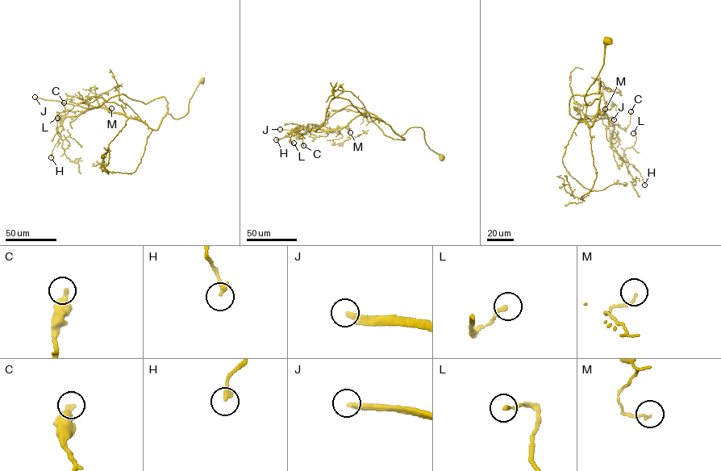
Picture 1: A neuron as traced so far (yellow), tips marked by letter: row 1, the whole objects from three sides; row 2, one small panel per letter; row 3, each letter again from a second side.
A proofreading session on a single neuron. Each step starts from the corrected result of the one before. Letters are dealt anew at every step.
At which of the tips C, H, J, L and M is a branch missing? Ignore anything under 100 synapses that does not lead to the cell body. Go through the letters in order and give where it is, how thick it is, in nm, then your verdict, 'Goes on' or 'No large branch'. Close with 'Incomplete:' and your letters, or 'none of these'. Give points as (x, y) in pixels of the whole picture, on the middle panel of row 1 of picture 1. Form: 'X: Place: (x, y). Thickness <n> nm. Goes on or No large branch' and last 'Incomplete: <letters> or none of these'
C: Place: (303, 145). Thickness 420 nm. No large branch
H: Place: (276, 139). Thickness 280 nm. No large branch
J: Place: (280, 129). Thickness 300 nm. Goes on
L: Place: (293, 143). Thickness 170 nm. No large branch
M: Place: (350, 132). Thickness 120 nm. No large branch
Incomplete: J

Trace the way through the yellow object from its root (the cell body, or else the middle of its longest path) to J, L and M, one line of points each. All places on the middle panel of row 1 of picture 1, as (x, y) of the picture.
J: (442, 156), (421, 127), (392, 139), (352, 106), (314, 127), (280, 129)
L: (442, 156), (421, 127), (400, 135), (367, 111), (339, 130), (298, 125), (293, 143)
M: (442, 156), (427, 144), (421, 127), (410, 127), (400, 135), (367, 111), (349, 122), (347, 125), (350, 132)

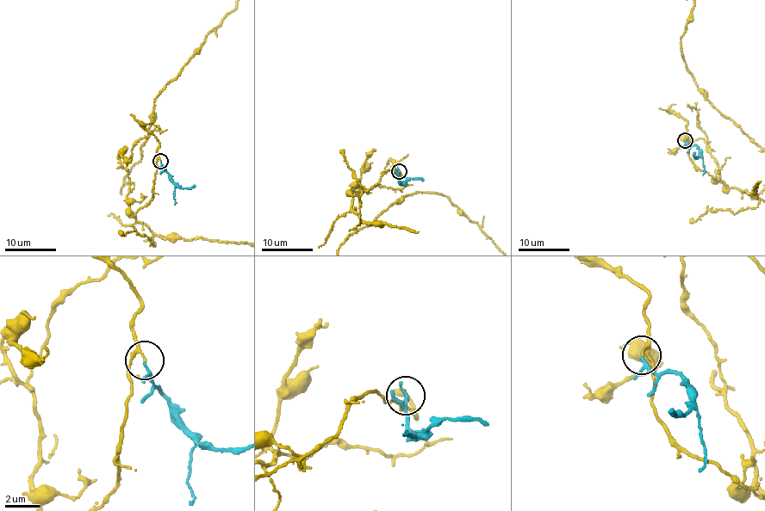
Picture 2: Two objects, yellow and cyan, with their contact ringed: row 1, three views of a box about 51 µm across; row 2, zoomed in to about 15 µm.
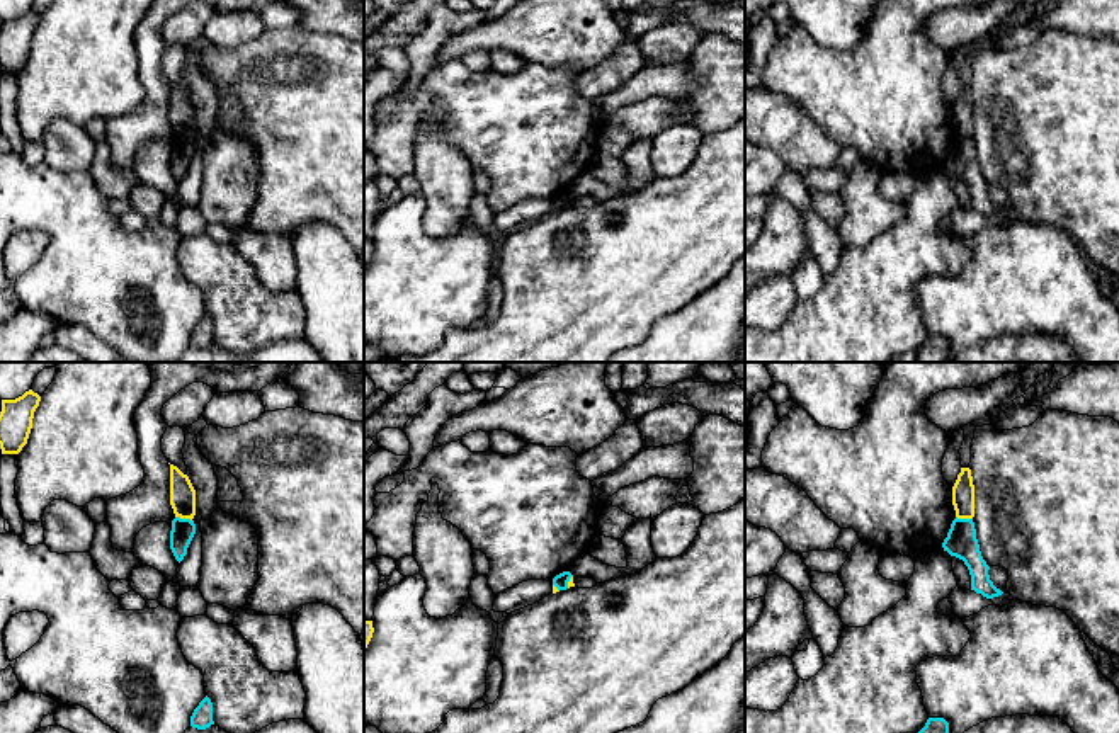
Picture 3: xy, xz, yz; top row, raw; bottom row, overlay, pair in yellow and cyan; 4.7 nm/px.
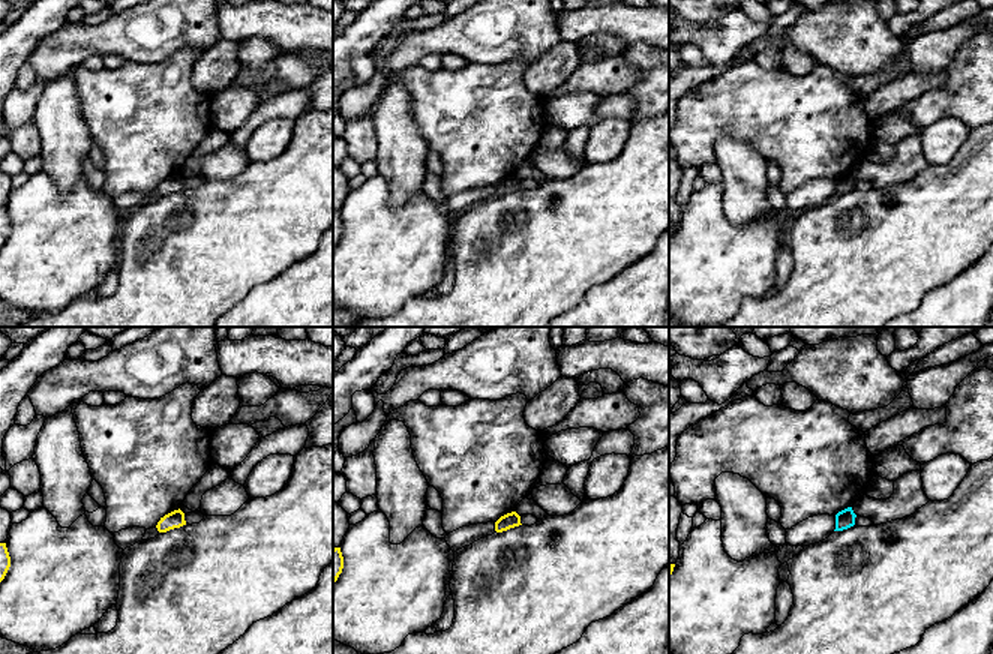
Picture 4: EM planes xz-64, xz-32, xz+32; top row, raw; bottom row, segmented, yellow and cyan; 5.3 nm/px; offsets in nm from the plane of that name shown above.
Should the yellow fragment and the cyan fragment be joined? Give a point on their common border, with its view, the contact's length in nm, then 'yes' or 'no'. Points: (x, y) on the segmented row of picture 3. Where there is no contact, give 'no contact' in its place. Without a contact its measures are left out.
contact xy (184, 517); length 80 nm; no

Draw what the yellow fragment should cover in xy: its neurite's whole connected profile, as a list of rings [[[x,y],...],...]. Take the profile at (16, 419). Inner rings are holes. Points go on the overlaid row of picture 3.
[[[32,389],[15,400],[2,400],[0,412],[0,449],[2,454],[19,454],[27,444],[34,412],[41,396]]]

